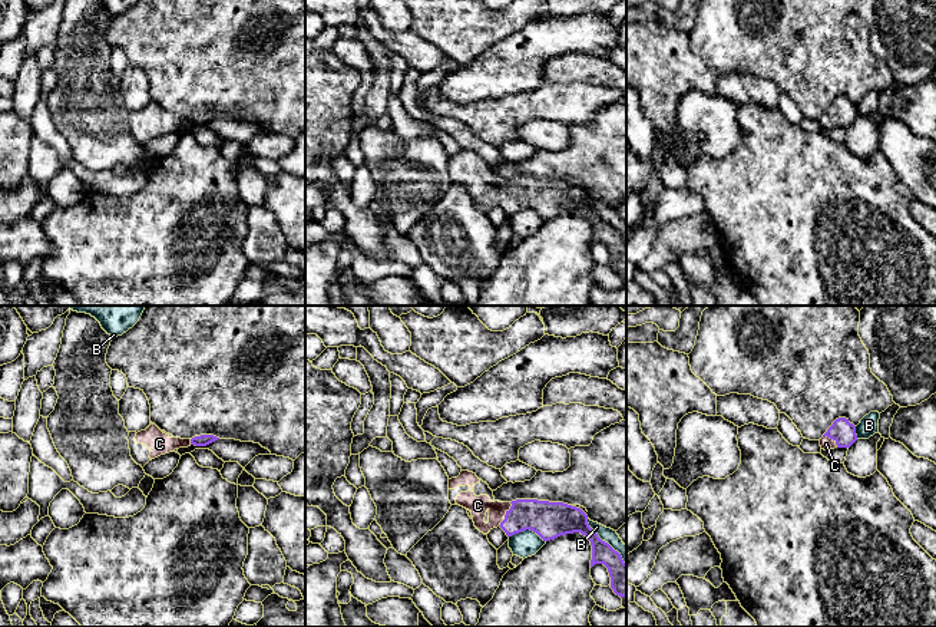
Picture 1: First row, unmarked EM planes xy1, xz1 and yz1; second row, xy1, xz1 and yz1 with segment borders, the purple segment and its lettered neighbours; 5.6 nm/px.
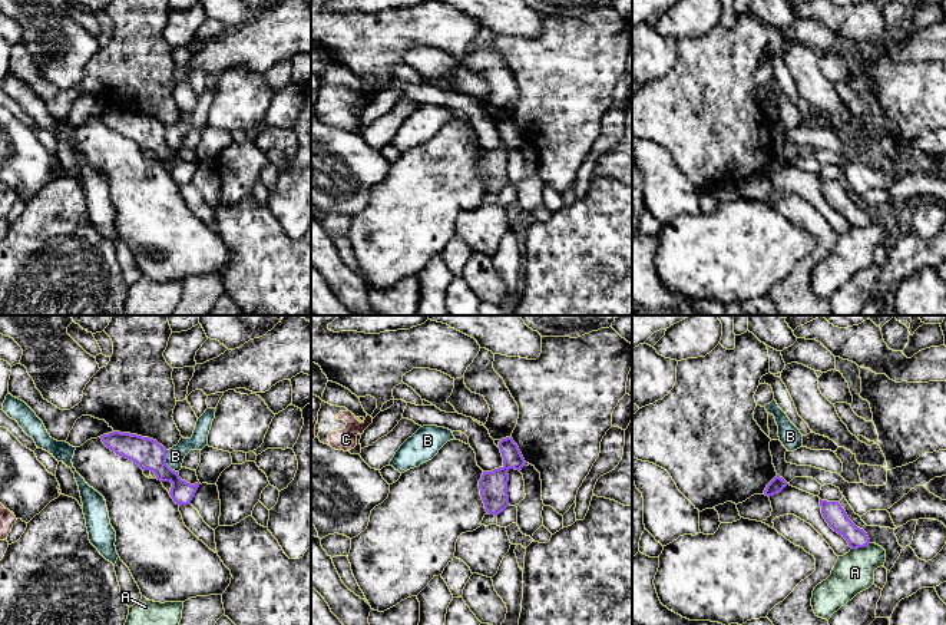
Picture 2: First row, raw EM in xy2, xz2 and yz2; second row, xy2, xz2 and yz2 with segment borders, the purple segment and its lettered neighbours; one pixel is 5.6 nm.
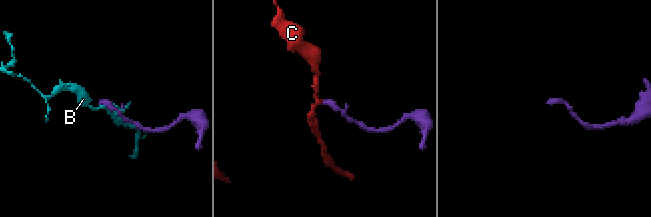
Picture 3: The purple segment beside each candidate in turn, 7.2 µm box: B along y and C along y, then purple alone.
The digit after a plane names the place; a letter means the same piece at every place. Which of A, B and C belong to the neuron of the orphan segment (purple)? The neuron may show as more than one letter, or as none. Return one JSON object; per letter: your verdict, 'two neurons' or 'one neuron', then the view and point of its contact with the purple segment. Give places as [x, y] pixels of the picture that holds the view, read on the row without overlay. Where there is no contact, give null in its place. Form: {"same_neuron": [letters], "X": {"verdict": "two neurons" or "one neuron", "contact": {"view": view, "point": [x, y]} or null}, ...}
{"same_neuron": ["C"], "A": {"verdict": "two neurons", "contact": {"view": "yz2", "point": [860, 225]}}, "B": {"verdict": "two neurons", "contact": {"view": "xz1", "point": [528, 207]}}, "C": {"verdict": "one neuron", "contact": {"view": "xz1", "point": [506, 192]}}}

